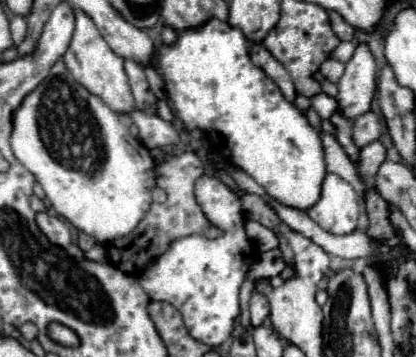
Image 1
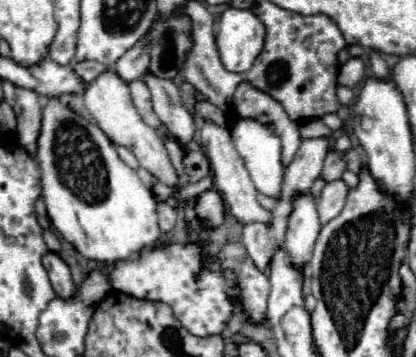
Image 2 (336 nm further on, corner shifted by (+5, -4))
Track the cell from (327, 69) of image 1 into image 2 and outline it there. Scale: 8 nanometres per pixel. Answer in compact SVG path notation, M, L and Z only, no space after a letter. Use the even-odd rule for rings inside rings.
M349 59L345 65L339 67L337 83L345 87L355 87L363 77L363 71L365 71L365 63L361 59Z

